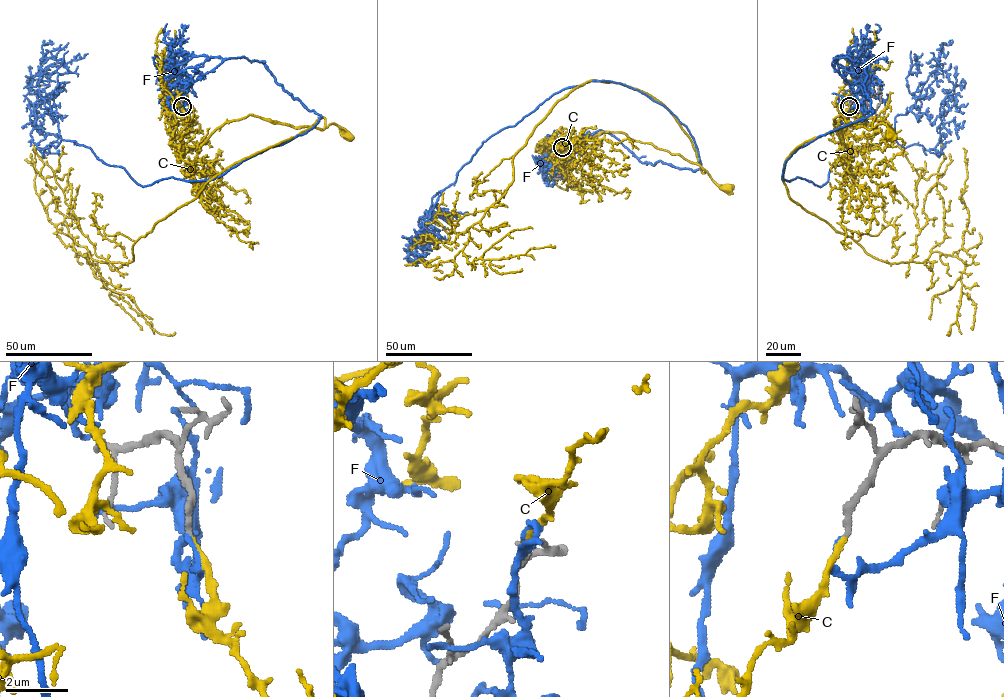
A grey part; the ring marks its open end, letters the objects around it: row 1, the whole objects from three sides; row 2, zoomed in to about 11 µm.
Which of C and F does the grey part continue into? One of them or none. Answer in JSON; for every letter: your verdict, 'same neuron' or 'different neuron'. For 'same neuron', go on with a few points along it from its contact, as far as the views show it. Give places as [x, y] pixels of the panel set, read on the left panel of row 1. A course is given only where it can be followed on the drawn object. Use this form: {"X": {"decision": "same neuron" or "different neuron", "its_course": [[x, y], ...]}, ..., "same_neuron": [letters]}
{"C": {"decision": "same neuron", "its_course": [[182, 106], [190, 121], [181, 138], [194, 147], [249, 115], [293, 127], [335, 123], [348, 137]]}, "F": {"decision": "different neuron"}, "same_neuron": ["C"]}

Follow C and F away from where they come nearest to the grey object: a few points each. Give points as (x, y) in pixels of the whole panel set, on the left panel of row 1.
C: (182, 106), (190, 121), (181, 138), (194, 147), (249, 115), (293, 127), (335, 123), (348, 137)
F: (181, 106), (246, 57), (320, 118), (218, 177), (142, 187), (75, 141), (39, 150), (42, 85)

